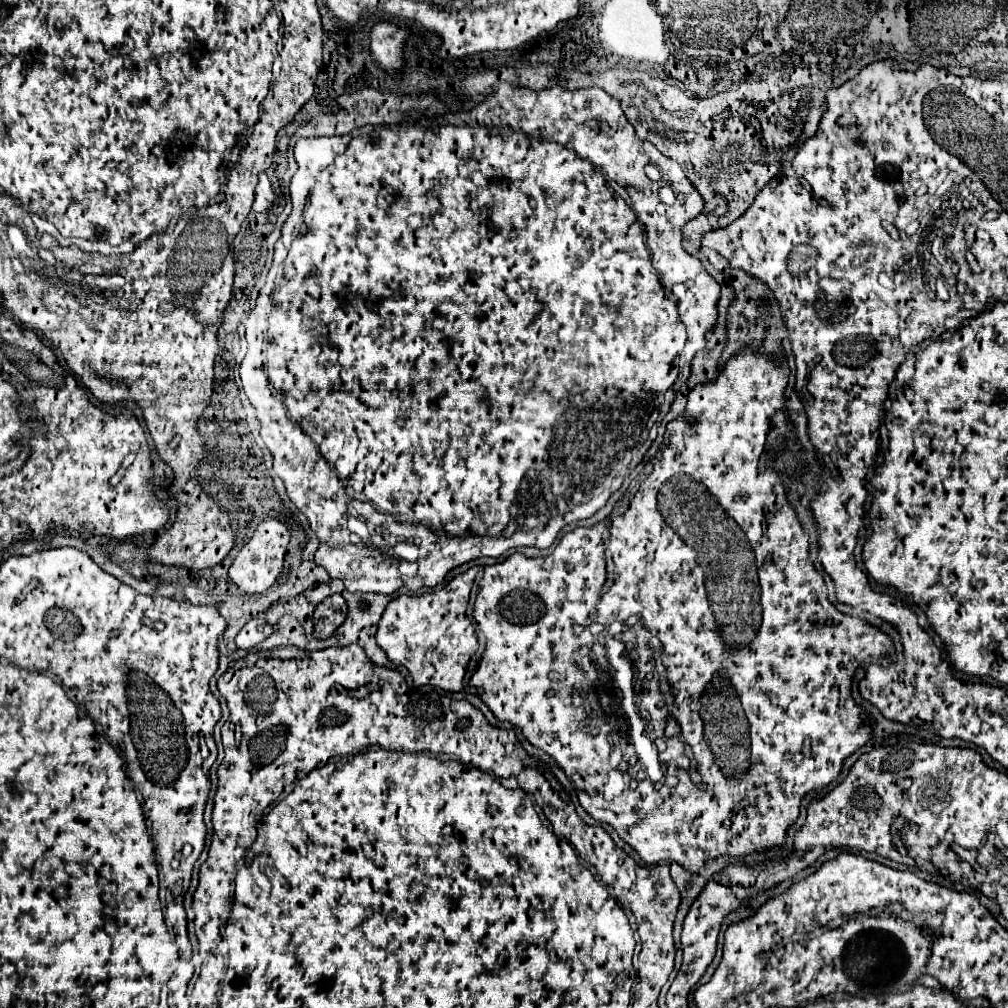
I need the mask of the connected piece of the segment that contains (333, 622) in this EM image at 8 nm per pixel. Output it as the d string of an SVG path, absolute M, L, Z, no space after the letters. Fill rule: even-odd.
M331 595L323 599L313 611L313 635L317 639L327 639L333 631L345 621L347 617L347 603L341 595Z

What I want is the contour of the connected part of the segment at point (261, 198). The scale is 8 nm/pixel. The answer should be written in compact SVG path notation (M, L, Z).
M259 173L259 185L257 185L257 193L255 193L255 203L253 203L253 211L261 213L267 207L271 207L273 203L273 191L271 191L271 183L267 179L265 173Z

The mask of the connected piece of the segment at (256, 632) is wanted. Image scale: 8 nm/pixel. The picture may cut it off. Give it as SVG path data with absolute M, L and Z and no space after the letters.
M259 619L259 621L249 621L235 637L235 645L237 649L253 649L257 643L261 643L263 639L267 639L271 635L271 627Z

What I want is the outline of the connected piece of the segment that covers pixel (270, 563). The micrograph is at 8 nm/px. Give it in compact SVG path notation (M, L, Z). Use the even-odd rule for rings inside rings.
M267 517L263 523L257 525L253 537L237 553L233 565L229 567L229 577L237 583L237 587L243 593L253 595L253 593L267 591L277 581L277 577L283 569L283 557L287 551L287 543L289 543L289 529L281 521Z

